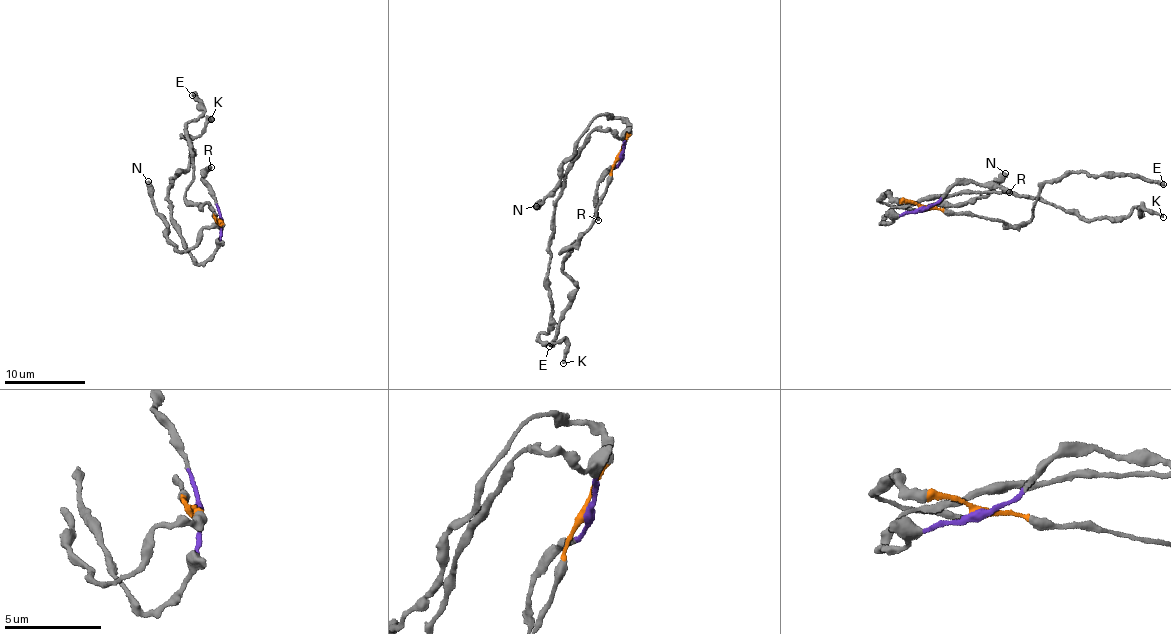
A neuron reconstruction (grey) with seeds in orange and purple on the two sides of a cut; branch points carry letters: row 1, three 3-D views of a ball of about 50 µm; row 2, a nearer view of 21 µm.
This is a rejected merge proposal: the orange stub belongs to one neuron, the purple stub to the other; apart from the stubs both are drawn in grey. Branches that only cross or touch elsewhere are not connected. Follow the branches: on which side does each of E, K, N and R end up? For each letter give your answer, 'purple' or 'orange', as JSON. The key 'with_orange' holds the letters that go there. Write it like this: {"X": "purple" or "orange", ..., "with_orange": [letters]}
{"E": "orange", "K": "purple", "N": "orange", "R": "purple", "with_orange": ["E", "N"]}

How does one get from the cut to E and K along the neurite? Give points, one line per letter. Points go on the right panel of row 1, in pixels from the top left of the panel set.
E: (921, 208), (1009, 225), (1029, 221), (1038, 192), (1047, 181), (1057, 182), (1070, 172), (1123, 173), (1164, 185)
K: (921, 208), (884, 222), (899, 206), (995, 191), (1087, 219), (1122, 219), (1137, 208), (1162, 217)

